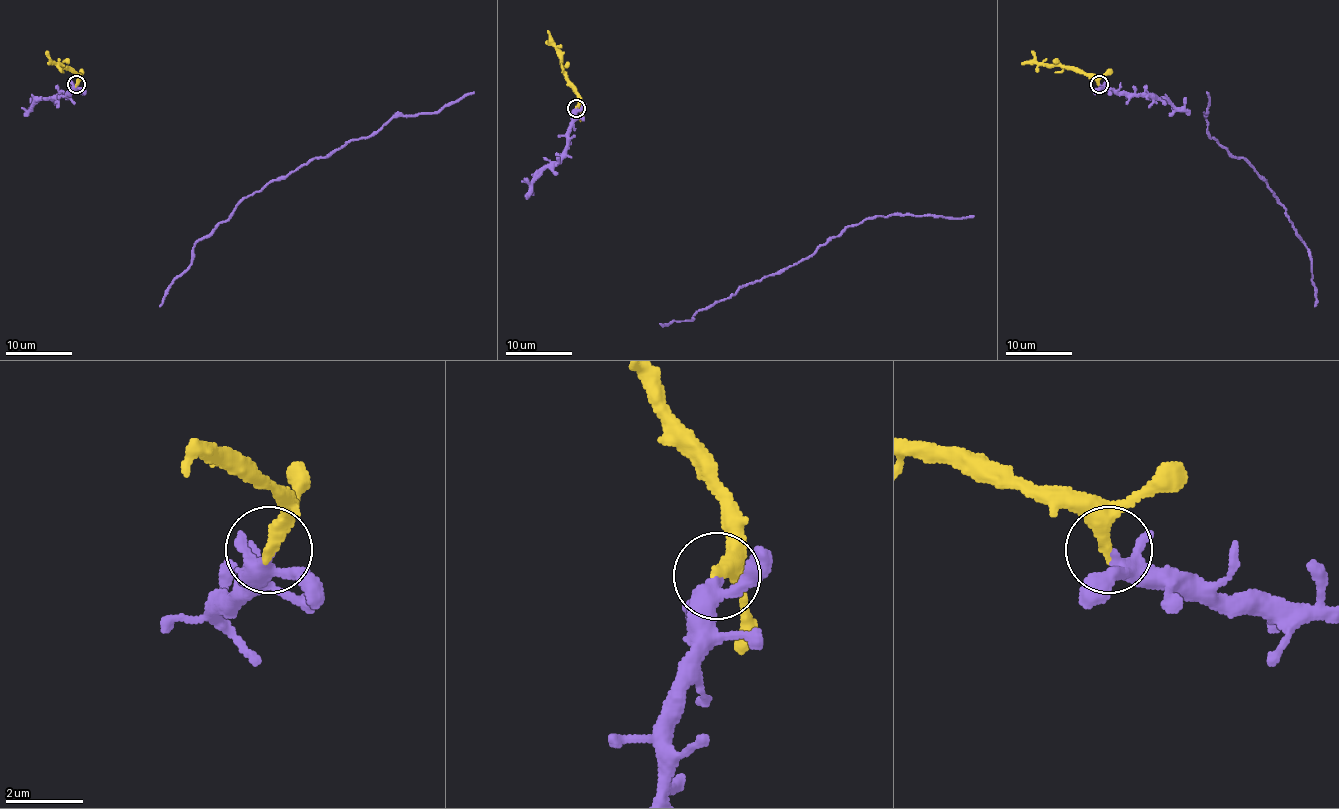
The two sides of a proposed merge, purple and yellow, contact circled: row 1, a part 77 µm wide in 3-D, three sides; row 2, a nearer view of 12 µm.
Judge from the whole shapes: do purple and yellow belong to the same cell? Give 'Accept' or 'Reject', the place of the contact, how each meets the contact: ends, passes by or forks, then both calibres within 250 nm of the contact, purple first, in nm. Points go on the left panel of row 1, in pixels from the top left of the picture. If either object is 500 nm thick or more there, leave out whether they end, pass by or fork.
Accept. Place: (76, 84). At the ring purple forks. At the ring yellow ends. Thickness 280 nm (purple) against 400 nm

